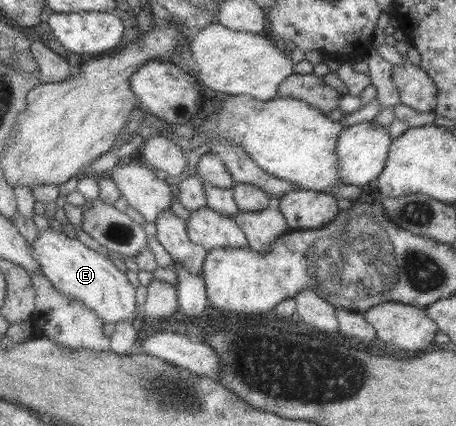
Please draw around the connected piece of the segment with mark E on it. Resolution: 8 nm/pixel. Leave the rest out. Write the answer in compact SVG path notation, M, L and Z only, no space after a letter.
M48 226L41 230L38 240L31 245L31 253L42 266L46 277L62 292L82 300L86 306L98 313L104 321L116 324L134 319L134 286L126 279L125 272L118 270L106 255L98 254L76 238L70 238Z

